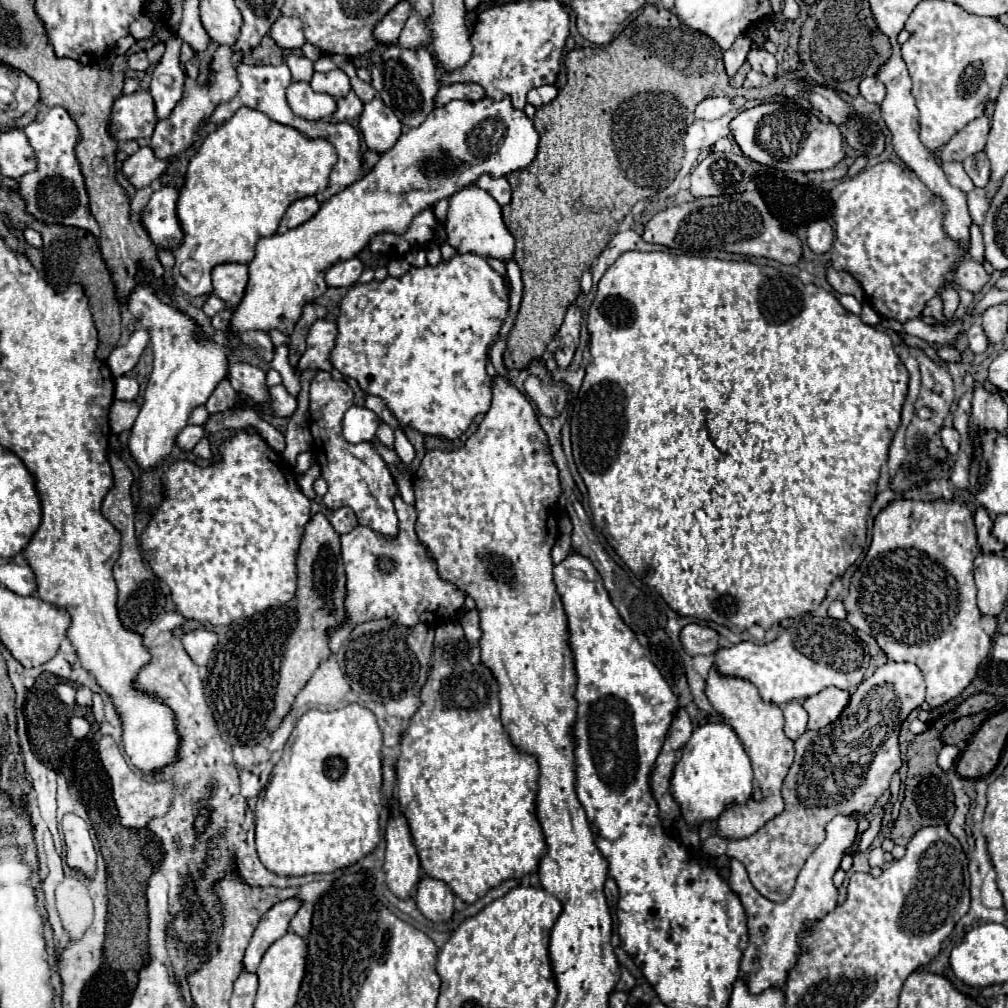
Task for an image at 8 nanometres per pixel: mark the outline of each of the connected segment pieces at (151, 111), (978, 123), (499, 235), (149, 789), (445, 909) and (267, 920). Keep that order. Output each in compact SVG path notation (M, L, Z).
M137 92L129 96L119 96L111 110L109 134L117 140L139 140L151 138L157 124L155 106L149 92Z
M981 116L973 122L969 122L961 132L957 132L935 156L941 162L963 162L967 156L981 152L985 148L989 134L989 122L987 116Z
M469 186L459 190L449 198L449 212L447 212L447 242L455 248L457 254L471 252L481 258L495 258L501 262L509 262L515 250L515 238L505 228L501 218L501 206L477 186Z
M109 734L101 736L101 740L99 740L99 758L111 778L113 800L115 800L115 806L119 812L119 820L125 828L135 828L135 830L145 828L149 824L149 820L153 820L157 816L165 816L169 812L171 802L173 802L173 790L175 790L175 784L171 780L163 780L163 782L145 780L141 774L137 774L129 766L129 762L121 754L117 742Z
M421 876L415 888L415 902L423 916L433 922L447 922L455 912L455 894L451 892L451 888L445 882L429 876Z
M291 898L291 900L283 900L279 904L275 904L267 914L263 914L263 918L259 920L255 932L253 932L253 938L247 946L247 952L245 952L245 958L243 958L243 968L247 972L255 972L265 950L275 942L279 940L281 936L287 934L289 930L289 922L291 918L295 916L295 912L299 910L299 900L297 898Z

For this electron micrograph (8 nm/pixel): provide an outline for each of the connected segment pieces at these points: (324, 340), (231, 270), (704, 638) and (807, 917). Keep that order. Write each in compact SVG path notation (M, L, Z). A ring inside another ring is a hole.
M317 320L307 334L307 350L303 352L303 356L299 358L297 364L297 374L301 374L303 370L327 370L331 372L335 378L341 378L341 374L333 368L333 364L329 362L329 354L335 346L335 338L337 338L337 324L329 322L329 320Z
M235 262L217 264L211 270L211 278L213 278L213 294L217 298L225 300L231 306L237 306L241 302L249 278L245 264Z
M687 624L679 632L679 640L689 656L715 652L717 638L719 638L719 634L715 630L711 630L709 626L701 626L701 624Z
M837 816L827 824L827 838L823 844L815 848L815 852L807 858L805 866L797 876L797 884L789 900L775 904L763 898L751 884L745 866L739 860L731 860L731 876L729 886L739 896L745 914L747 914L747 930L749 930L749 944L741 958L741 976L747 980L749 992L757 994L771 986L783 986L787 980L789 970L795 966L797 956L801 954L797 946L797 934L807 928L807 922L819 920L827 916L837 906L837 888L833 886L833 874L839 868L839 862L847 848L853 846L857 836L857 822L847 816Z

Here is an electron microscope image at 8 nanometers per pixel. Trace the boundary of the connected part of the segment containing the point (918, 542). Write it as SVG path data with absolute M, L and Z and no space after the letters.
M895 500L877 518L873 540L857 574L851 578L845 598L847 622L873 636L885 656L893 662L913 662L925 676L929 706L941 706L959 696L975 678L979 664L987 658L997 620L983 616L977 608L973 582L973 560L977 556L977 534L969 508L957 502Z

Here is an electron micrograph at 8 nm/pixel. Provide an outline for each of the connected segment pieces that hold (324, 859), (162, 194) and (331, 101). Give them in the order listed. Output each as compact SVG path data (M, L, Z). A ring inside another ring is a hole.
M349 704L341 710L309 710L295 724L281 760L275 764L263 796L257 800L257 854L263 866L279 876L305 876L347 868L373 852L381 840L381 728L367 708Z
M161 186L151 194L151 200L147 204L147 210L143 212L143 226L151 238L151 242L157 248L165 248L165 250L173 250L177 246L181 246L183 242L183 230L181 230L181 222L177 218L177 190L169 188L169 186ZM165 236L173 236L175 244L163 244Z
M291 82L287 86L287 104L305 120L321 120L331 116L337 108L337 100L333 96L313 92L307 82Z

